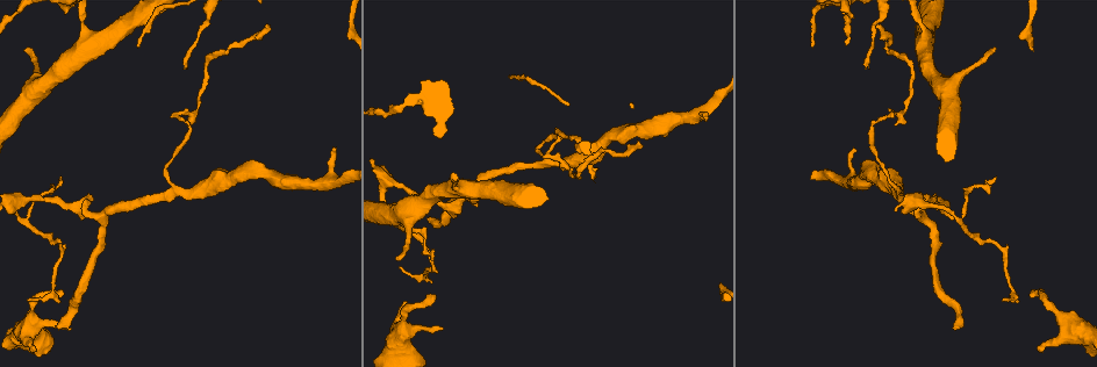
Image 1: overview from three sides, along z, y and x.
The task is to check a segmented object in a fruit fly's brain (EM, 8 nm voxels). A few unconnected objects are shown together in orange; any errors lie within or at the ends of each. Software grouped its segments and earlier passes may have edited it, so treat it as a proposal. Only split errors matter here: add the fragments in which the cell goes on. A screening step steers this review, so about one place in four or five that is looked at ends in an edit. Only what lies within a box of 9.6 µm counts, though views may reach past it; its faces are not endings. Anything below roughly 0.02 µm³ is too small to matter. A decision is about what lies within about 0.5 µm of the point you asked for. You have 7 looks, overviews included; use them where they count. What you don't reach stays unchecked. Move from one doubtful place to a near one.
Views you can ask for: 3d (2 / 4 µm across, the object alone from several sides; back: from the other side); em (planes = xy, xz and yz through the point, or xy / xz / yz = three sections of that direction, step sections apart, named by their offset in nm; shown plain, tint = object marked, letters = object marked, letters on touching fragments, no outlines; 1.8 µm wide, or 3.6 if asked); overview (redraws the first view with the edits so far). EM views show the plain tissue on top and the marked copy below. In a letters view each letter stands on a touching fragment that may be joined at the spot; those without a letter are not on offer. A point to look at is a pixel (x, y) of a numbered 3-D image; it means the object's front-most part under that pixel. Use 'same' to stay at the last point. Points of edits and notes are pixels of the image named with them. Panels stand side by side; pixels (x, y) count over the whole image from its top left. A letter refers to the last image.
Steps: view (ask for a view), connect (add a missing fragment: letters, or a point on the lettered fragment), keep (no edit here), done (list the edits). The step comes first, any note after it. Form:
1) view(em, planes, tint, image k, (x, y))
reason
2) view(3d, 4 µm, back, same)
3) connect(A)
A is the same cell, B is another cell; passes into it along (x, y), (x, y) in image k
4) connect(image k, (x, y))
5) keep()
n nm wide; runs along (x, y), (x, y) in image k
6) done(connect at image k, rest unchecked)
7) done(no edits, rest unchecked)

view(3d, 2 µm, image 1, (1037, 347))

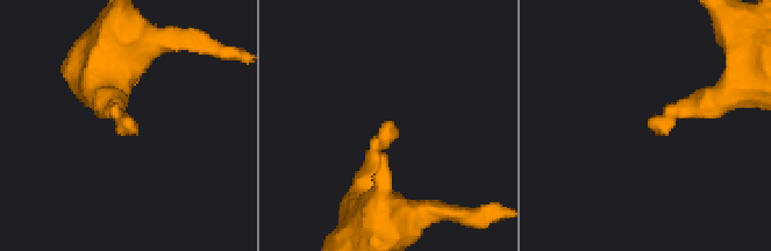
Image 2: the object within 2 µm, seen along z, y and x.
view(em, planes, letters, image 2, (648, 121))
shape alone is not enough

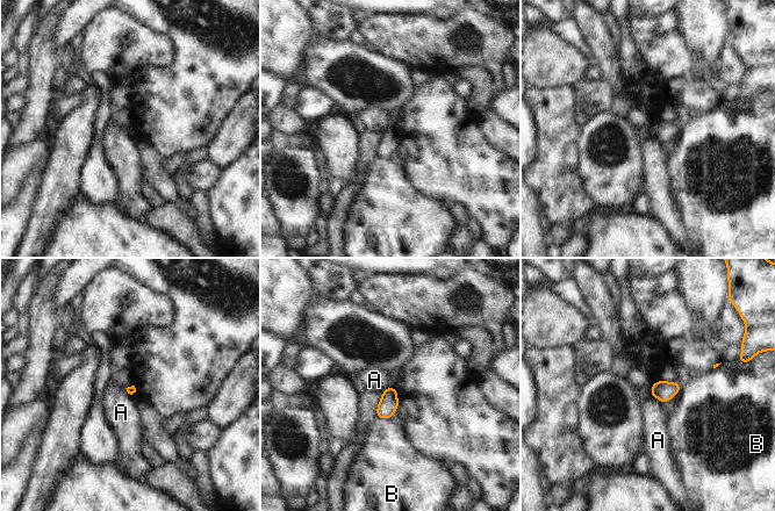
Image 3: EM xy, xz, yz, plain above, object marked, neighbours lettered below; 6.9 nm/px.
keep()
A and B are other cells; border along (651, 394), (664, 403) in image 3; no lettered fragment goes on from it

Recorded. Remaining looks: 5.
view(3d, 2 µm, image 1, (954, 328))
end of a long branch

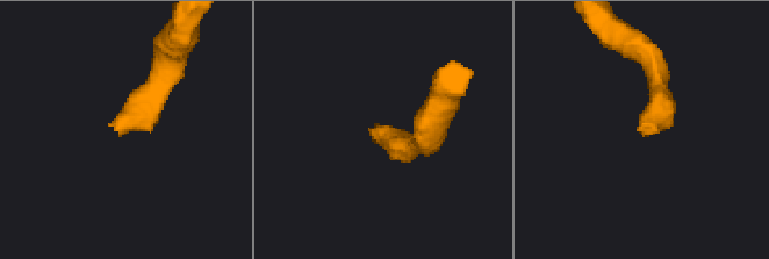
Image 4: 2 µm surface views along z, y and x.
view(em, planes, letters, image 4, (640, 133))
now the EM

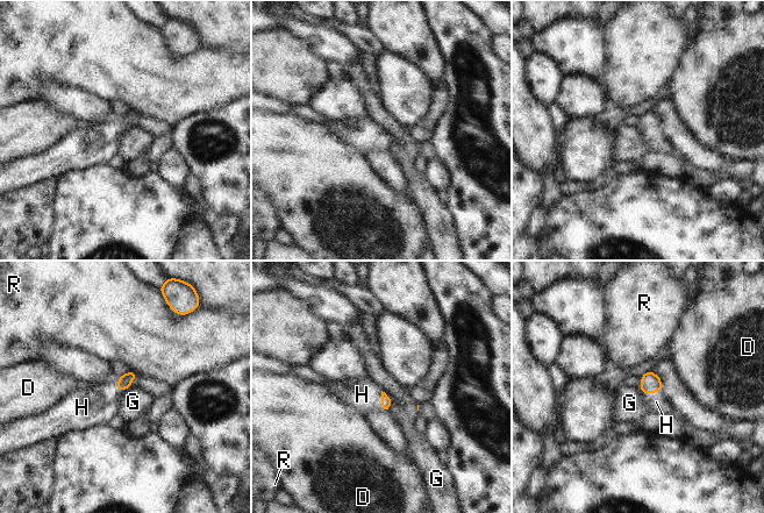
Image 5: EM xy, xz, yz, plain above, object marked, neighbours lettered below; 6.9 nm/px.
connect(H)
G touches over 170 nm; H is the same cell, D, G and R are other cells; the cell continues

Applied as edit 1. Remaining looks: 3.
view(overview)

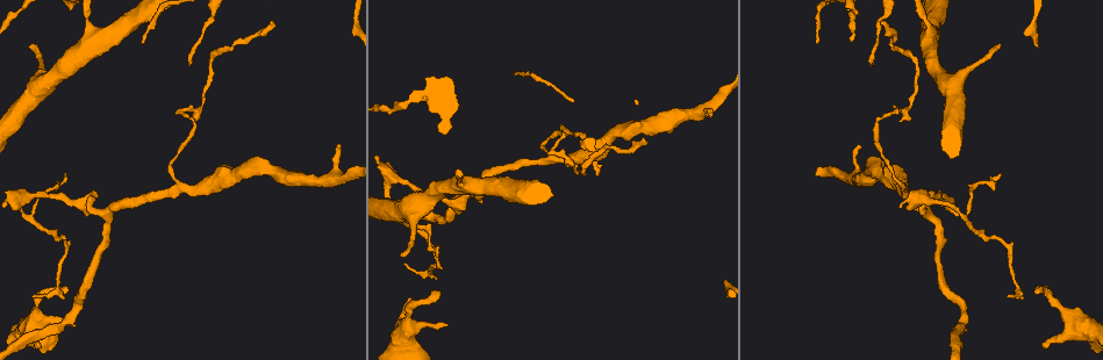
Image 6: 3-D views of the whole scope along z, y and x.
view(em, planes, letters, image 6, (271, 21))
long arm stops here

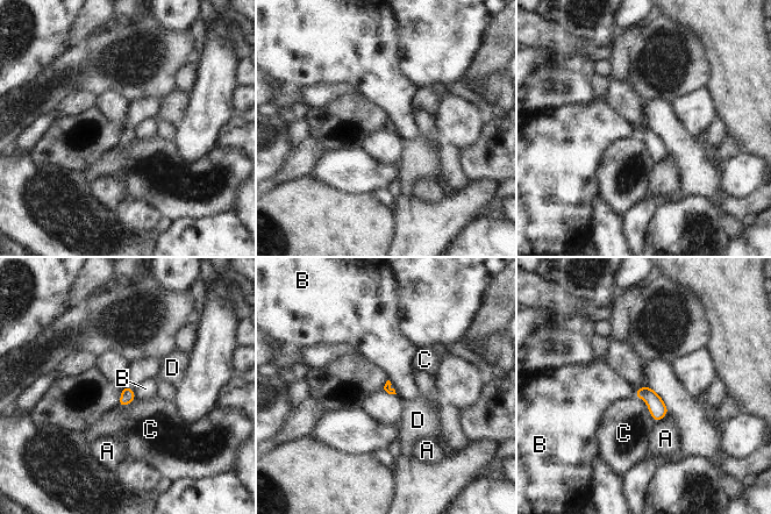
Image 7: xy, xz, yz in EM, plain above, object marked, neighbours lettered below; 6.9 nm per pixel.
keep()
A, B, C and D are other cells; border along (131, 388), (136, 398) in image 7; none of them fits

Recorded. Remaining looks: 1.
done(connect at image 5, rest unchecked)

